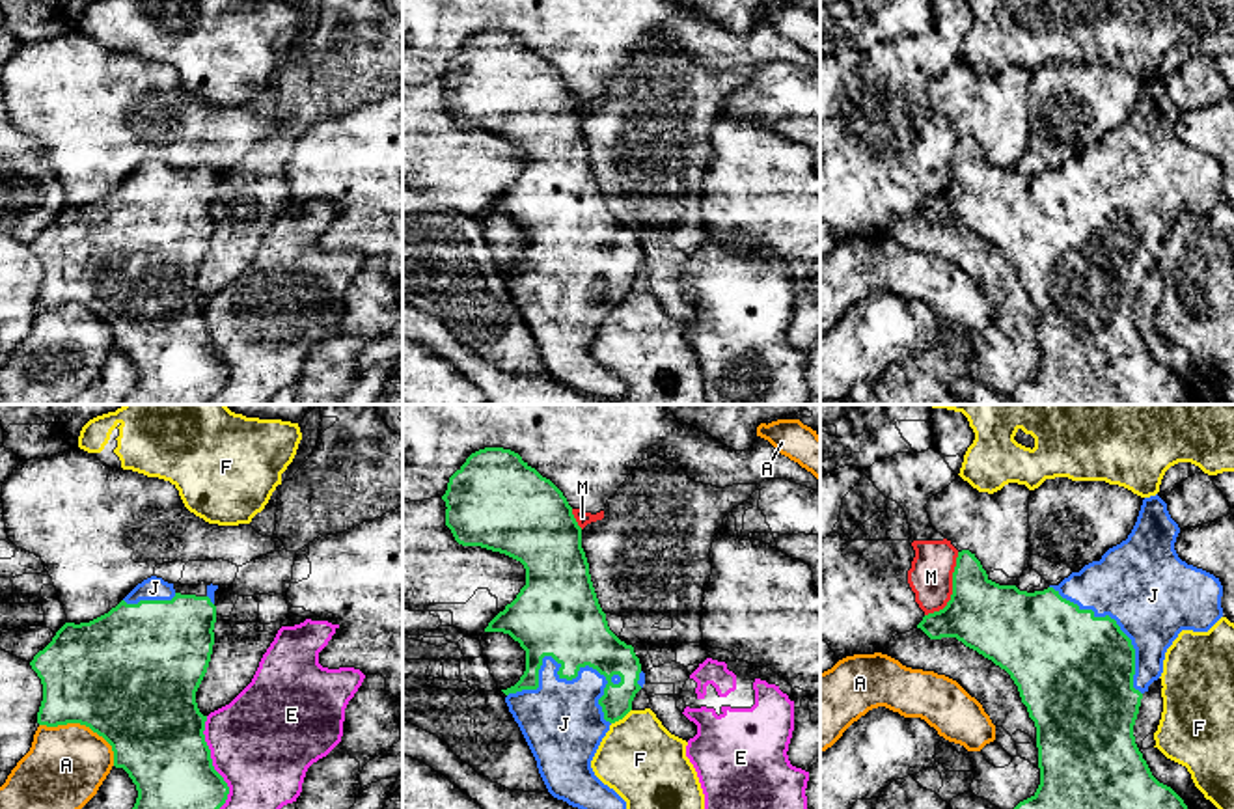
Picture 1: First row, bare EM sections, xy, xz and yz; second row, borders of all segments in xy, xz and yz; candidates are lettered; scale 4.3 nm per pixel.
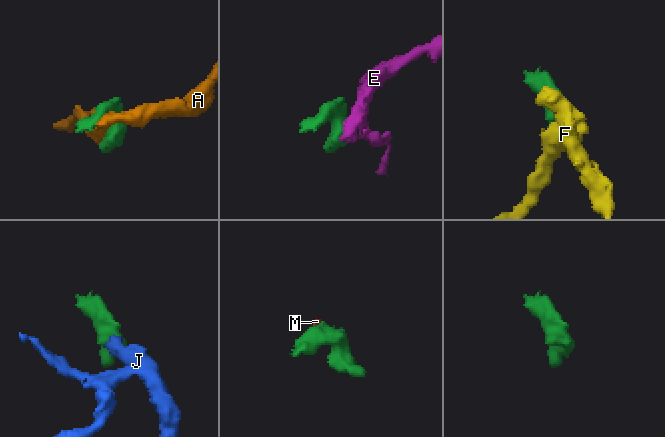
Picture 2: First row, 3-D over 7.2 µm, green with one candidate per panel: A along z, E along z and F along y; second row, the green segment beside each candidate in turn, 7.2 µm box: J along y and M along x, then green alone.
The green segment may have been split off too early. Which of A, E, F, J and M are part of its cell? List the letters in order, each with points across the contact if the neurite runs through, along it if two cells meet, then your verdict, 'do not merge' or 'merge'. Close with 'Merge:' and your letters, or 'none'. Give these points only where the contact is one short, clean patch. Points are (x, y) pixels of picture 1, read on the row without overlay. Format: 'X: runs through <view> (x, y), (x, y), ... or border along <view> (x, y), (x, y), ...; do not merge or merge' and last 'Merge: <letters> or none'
A: do not merge
E: do not merge
F: do not merge
J: merge
M: do not merge
Merge: J

